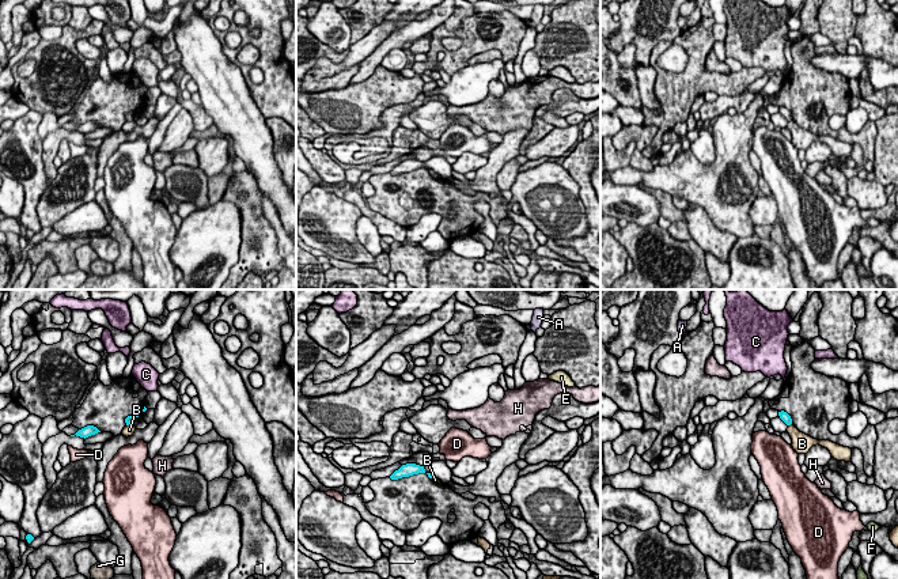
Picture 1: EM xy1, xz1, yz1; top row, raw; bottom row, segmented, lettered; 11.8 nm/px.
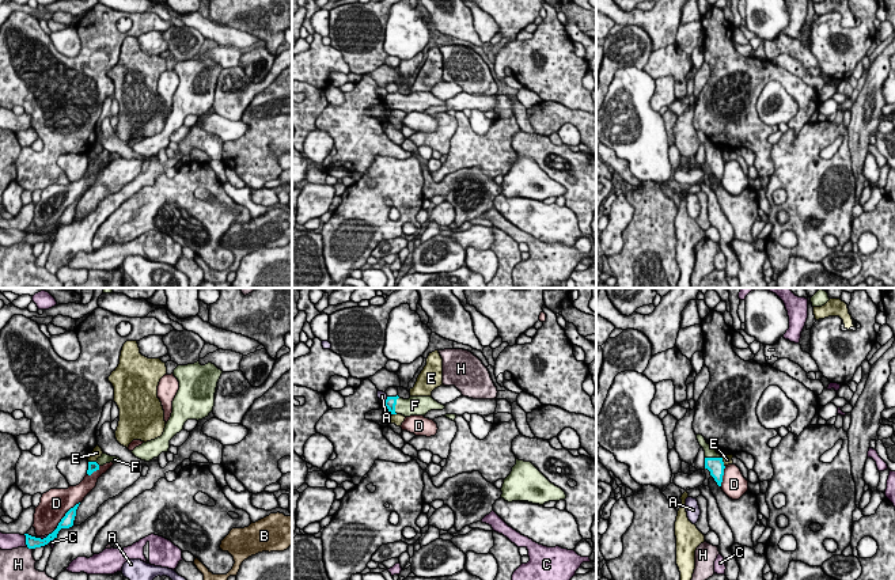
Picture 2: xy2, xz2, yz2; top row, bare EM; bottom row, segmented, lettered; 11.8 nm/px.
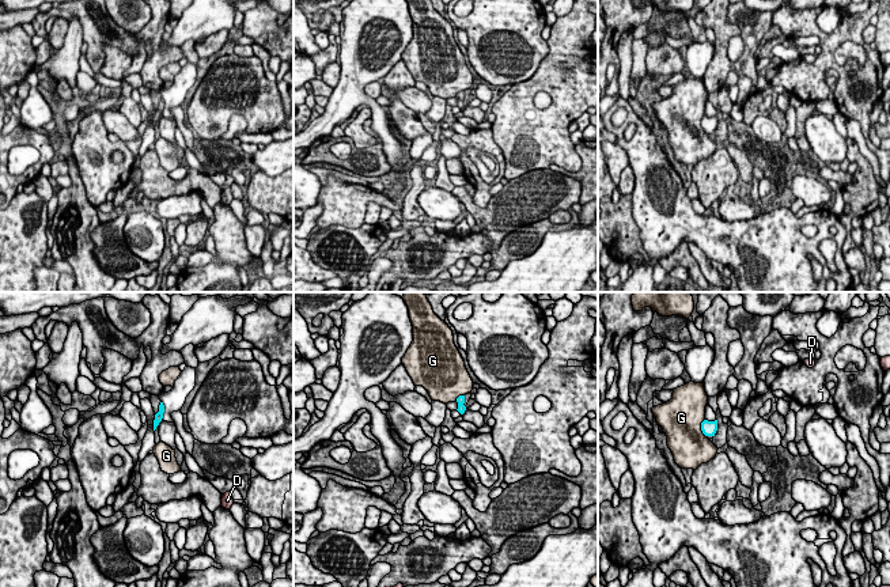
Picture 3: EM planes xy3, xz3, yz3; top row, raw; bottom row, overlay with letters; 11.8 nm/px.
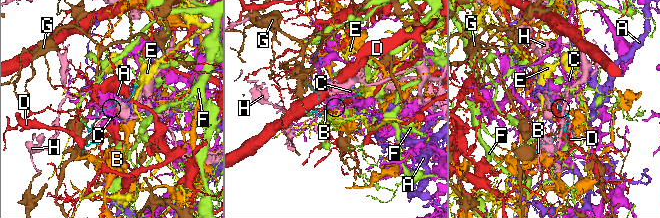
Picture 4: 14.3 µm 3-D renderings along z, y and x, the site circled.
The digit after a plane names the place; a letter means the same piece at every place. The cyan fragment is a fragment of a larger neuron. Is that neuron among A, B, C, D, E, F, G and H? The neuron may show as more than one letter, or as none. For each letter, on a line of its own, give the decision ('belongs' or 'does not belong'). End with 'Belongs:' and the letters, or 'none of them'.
A: does not belong
B: does not belong
C: does not belong
D: does not belong
E: does not belong
F: belongs
G: does not belong
H: does not belong
Belongs: F

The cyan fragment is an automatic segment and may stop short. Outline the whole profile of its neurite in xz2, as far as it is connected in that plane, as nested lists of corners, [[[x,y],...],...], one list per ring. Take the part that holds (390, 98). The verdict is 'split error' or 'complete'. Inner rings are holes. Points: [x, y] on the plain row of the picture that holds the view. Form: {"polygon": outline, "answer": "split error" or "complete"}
{"polygon": [[[387,92],[384,96],[386,105],[391,110],[410,111],[425,111],[431,106],[443,106],[444,101],[435,96],[432,92],[410,92],[403,95],[397,92]]], "answer": "split error"}

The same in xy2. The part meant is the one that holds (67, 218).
{"polygon": [[[76,200],[73,204],[71,204],[65,212],[61,215],[61,217],[58,219],[57,224],[49,230],[46,234],[41,235],[41,234],[35,234],[35,232],[31,232],[29,230],[24,230],[26,231],[26,240],[29,244],[35,244],[35,243],[41,243],[41,242],[45,242],[48,240],[50,236],[53,236],[54,234],[57,234],[57,230],[61,224],[69,224],[73,221],[73,216],[75,216],[75,212],[76,212],[76,205],[77,205],[79,200]]], "answer": "complete"}

